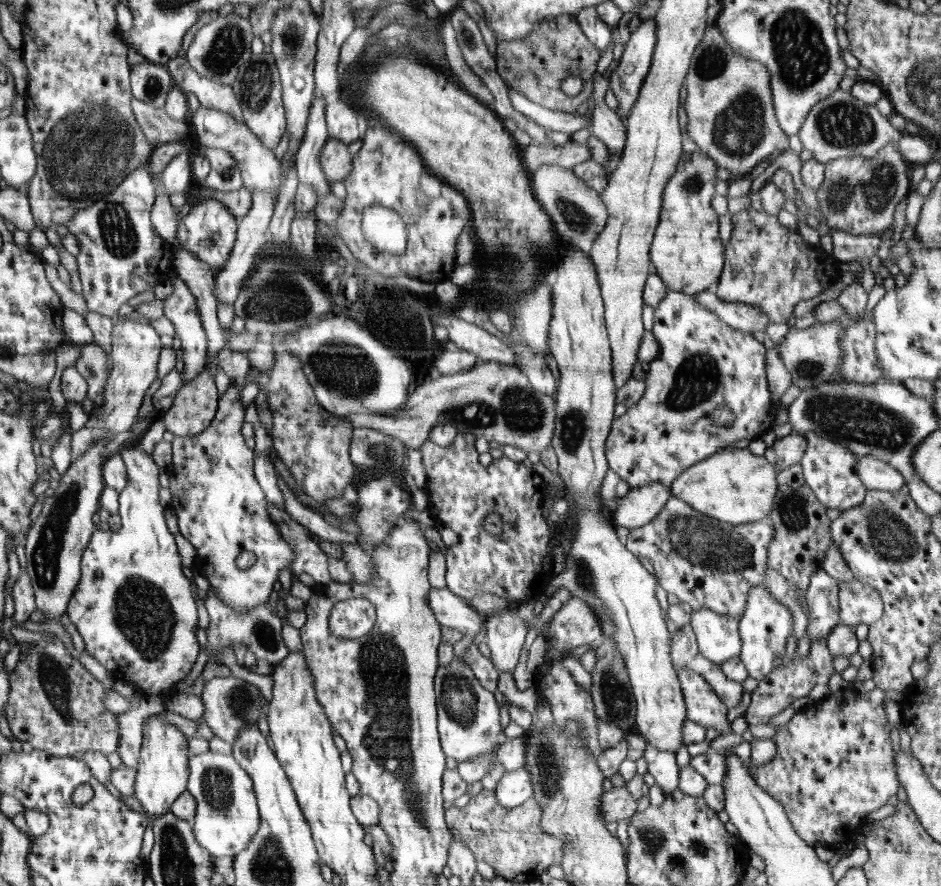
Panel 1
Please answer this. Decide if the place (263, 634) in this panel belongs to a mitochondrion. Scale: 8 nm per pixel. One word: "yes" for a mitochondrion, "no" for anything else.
yes

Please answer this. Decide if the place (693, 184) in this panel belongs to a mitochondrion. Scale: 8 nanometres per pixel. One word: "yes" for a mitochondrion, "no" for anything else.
yes

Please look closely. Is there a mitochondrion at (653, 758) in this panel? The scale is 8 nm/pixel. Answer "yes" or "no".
no

